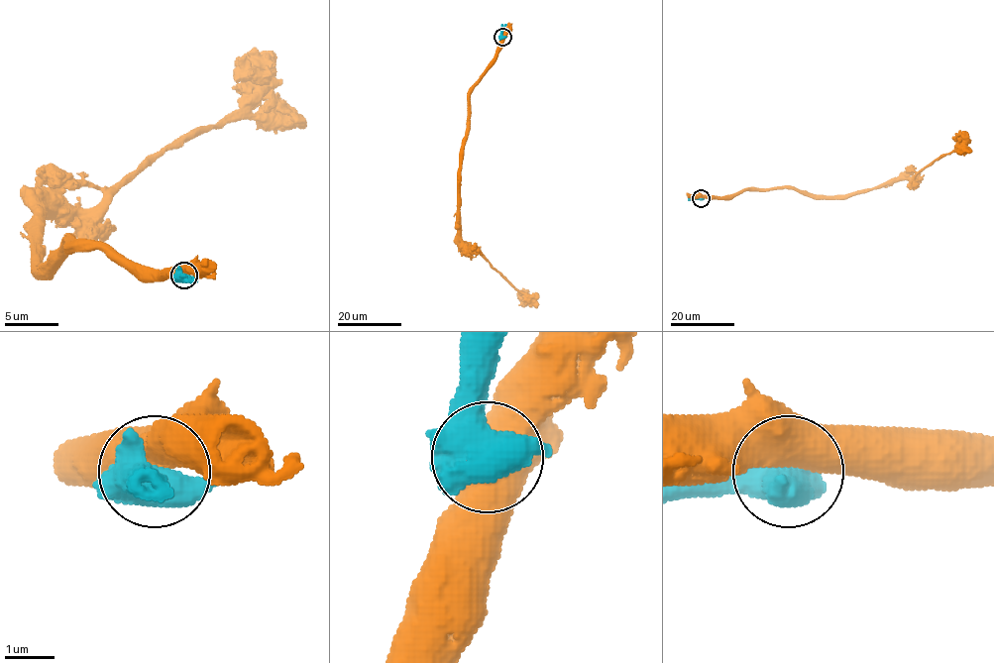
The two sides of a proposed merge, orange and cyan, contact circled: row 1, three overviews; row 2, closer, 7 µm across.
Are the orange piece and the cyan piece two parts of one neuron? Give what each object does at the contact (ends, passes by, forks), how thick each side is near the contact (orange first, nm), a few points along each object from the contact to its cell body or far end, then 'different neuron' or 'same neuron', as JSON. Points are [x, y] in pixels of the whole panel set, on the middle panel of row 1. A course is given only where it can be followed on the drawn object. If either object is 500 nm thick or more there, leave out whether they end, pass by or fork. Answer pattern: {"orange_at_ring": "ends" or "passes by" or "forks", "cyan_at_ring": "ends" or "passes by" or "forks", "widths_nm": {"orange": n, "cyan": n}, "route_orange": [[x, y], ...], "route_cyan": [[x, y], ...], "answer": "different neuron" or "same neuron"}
{"widths_nm": {"orange": 550, "cyan": 600}, "route_orange": [[502, 38], [495, 62], [470, 97], [468, 127], [460, 160], [459, 235], [539, 304]], "route_cyan": [[502, 38], [506, 24]], "answer": "different neuron"}

